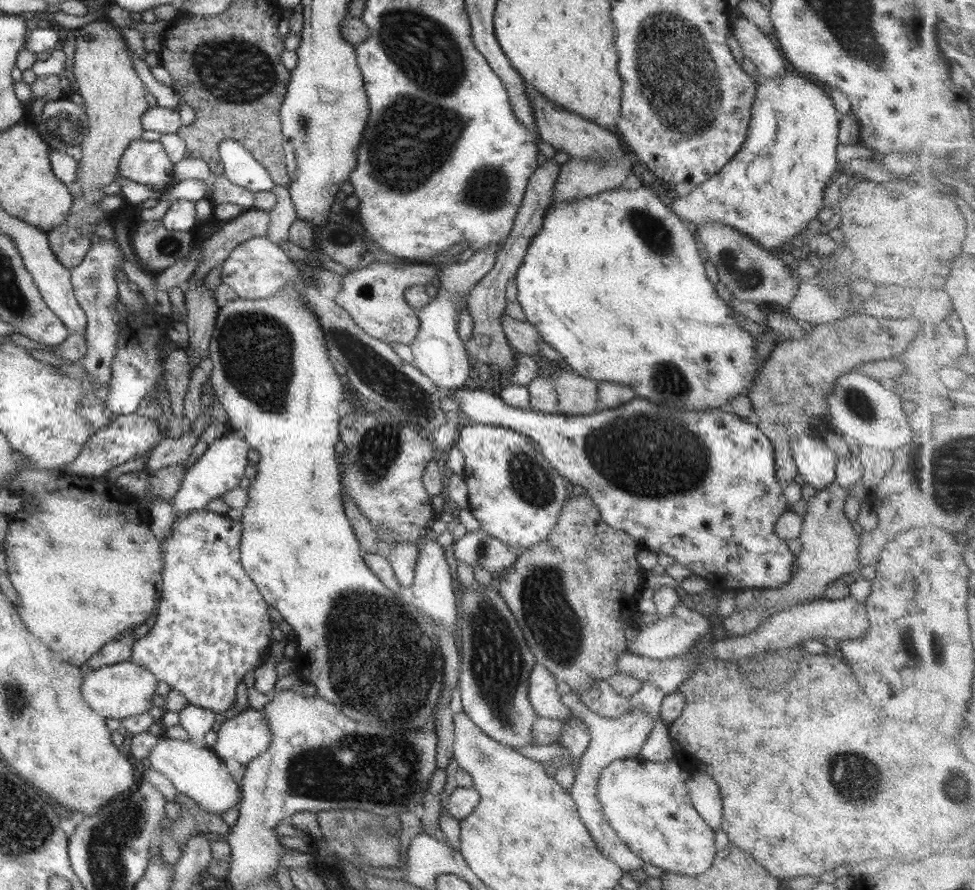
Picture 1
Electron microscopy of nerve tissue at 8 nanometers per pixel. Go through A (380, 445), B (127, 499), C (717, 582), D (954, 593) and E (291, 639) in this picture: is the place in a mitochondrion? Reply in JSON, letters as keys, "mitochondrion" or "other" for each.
{"A":"mitochondrion","B":"other","C":"other","D":"other","E":"other"}

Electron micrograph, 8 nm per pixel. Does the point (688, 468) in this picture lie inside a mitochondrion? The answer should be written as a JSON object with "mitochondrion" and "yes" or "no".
{"mitochondrion":"yes"}

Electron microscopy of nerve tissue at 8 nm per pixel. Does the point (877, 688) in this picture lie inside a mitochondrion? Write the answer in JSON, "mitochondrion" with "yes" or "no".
{"mitochondrion":"no"}

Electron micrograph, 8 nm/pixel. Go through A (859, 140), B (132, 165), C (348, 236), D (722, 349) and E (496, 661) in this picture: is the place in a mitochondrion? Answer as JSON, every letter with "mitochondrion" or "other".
{"A":"other","B":"other","C":"mitochondrion","D":"other","E":"mitochondrion"}

